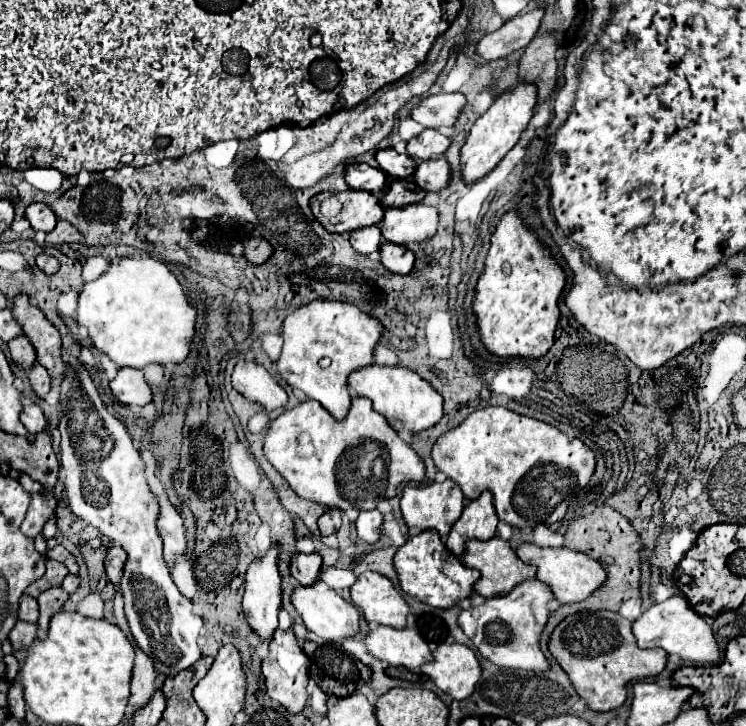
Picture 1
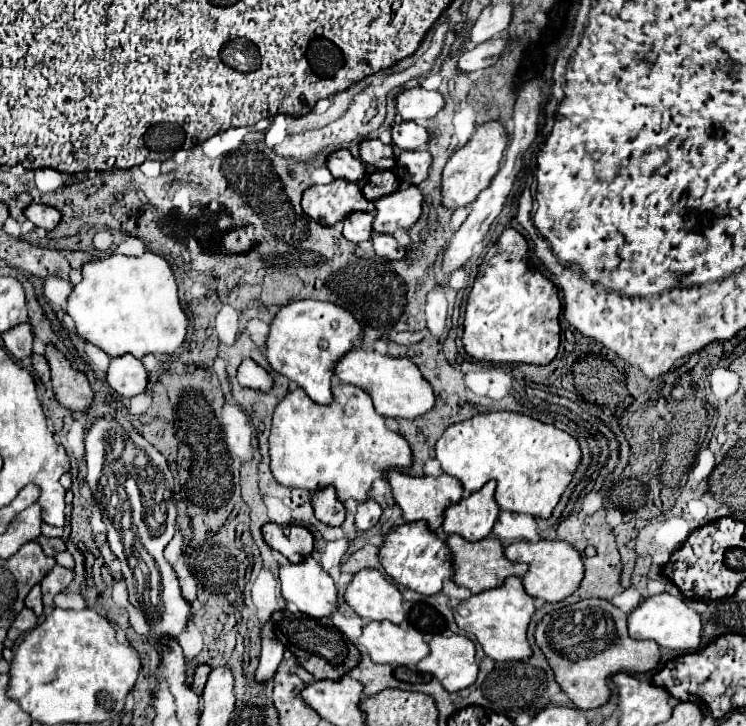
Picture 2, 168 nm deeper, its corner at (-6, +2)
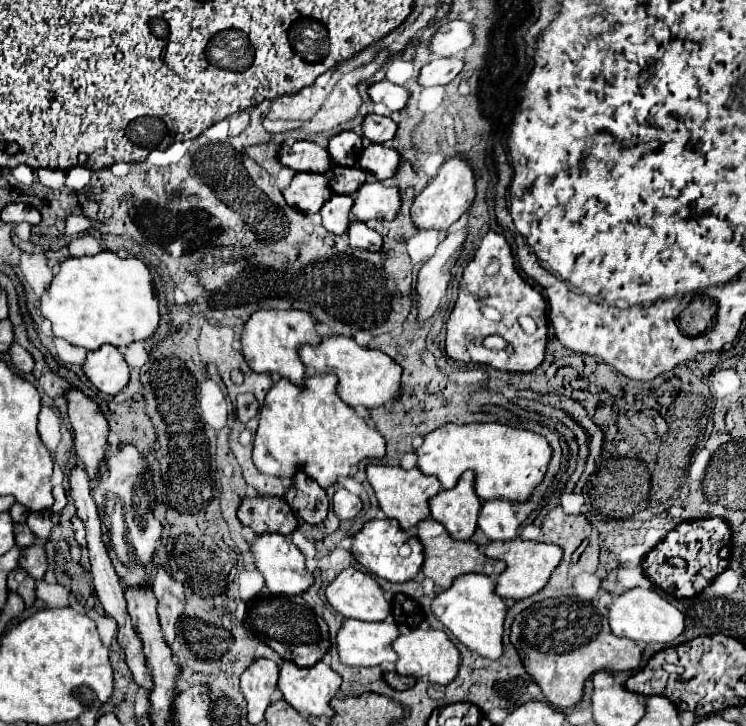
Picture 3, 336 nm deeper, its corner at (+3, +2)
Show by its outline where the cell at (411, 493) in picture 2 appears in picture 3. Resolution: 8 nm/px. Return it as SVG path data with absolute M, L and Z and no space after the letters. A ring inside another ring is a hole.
M367 465L367 481L371 483L381 511L389 519L397 519L399 525L407 531L413 529L419 521L429 517L429 499L441 491L441 485L435 477L421 475L417 467L389 467L389 465Z

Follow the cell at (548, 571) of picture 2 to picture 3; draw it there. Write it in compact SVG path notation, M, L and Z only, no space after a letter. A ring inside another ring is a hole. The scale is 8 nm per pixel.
M515 539L515 541L491 541L483 547L485 555L491 559L501 559L505 561L505 571L499 575L497 585L495 585L495 593L503 599L525 599L535 595L539 589L545 587L545 583L549 581L551 573L555 571L555 567L561 561L561 547L559 545L549 545L549 543L539 543L539 541L523 541L523 539Z

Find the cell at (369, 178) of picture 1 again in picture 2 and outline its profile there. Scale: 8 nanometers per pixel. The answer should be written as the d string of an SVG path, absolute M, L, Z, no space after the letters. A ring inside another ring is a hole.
M348 149L334 151L328 157L328 167L330 167L330 171L332 171L334 177L346 179L346 181L352 181L352 183L360 183L368 175L366 165L360 159L352 157L352 153Z

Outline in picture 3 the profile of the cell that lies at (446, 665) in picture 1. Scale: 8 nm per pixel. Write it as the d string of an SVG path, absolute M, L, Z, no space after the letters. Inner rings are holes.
M413 629L407 635L399 635L393 641L393 649L399 655L399 659L395 663L397 665L395 671L399 675L411 675L411 677L421 677L423 675L431 683L445 685L445 683L451 683L453 677L459 671L459 651L443 631L437 631L437 629L427 629L427 631Z

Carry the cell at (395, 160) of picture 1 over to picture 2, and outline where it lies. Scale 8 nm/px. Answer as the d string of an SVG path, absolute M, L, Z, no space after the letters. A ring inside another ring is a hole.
M368 139L360 145L360 155L362 161L376 167L376 169L394 169L394 147L392 145L384 145L378 139Z

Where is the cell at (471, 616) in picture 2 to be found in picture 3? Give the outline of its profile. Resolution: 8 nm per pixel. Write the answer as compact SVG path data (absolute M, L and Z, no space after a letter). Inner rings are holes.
M473 573L459 575L459 579L453 581L449 589L435 595L431 611L455 635L457 641L461 641L477 655L487 659L499 659L499 655L503 653L501 639L503 639L503 621L507 607L503 599L495 595L491 577L473 575Z

